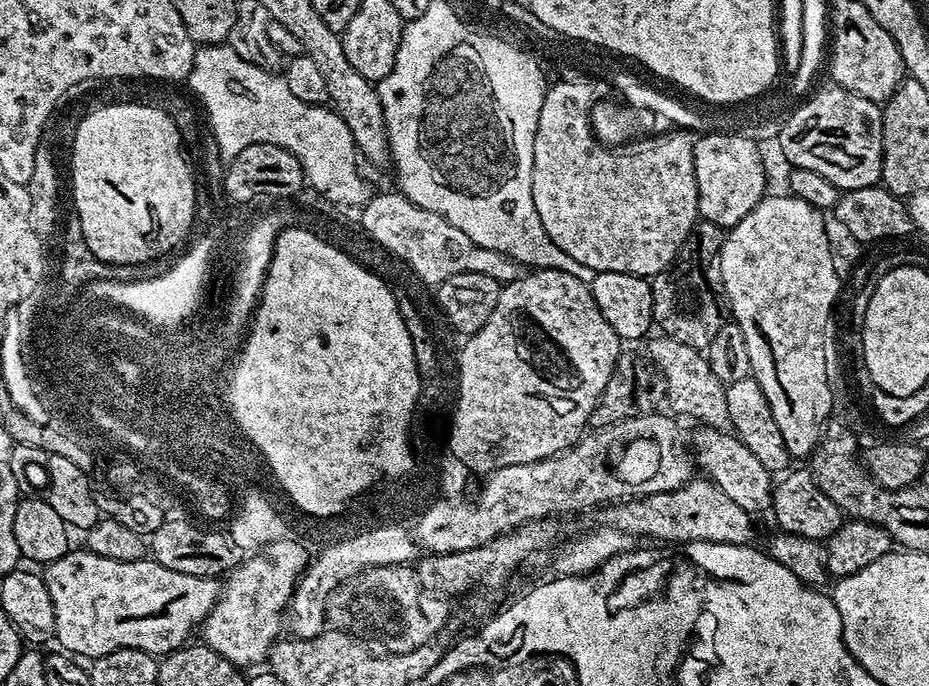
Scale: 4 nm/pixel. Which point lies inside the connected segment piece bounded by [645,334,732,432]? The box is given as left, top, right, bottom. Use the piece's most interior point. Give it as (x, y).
(692, 389)

